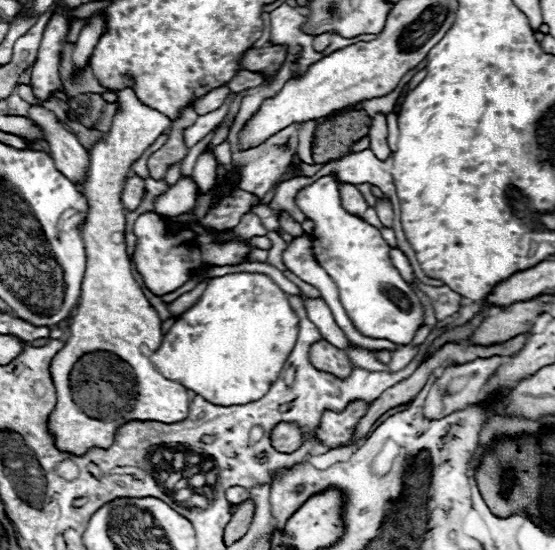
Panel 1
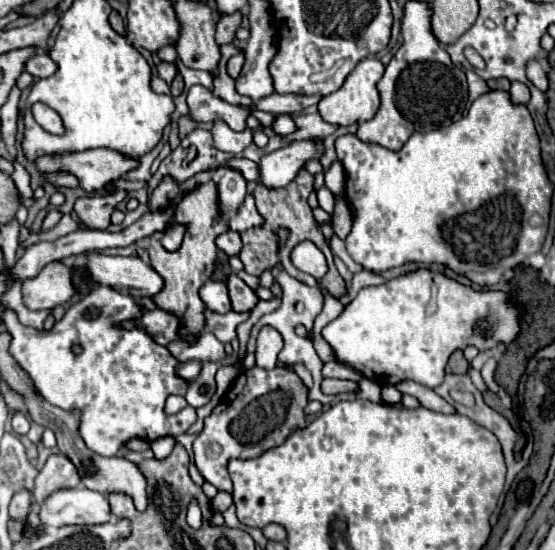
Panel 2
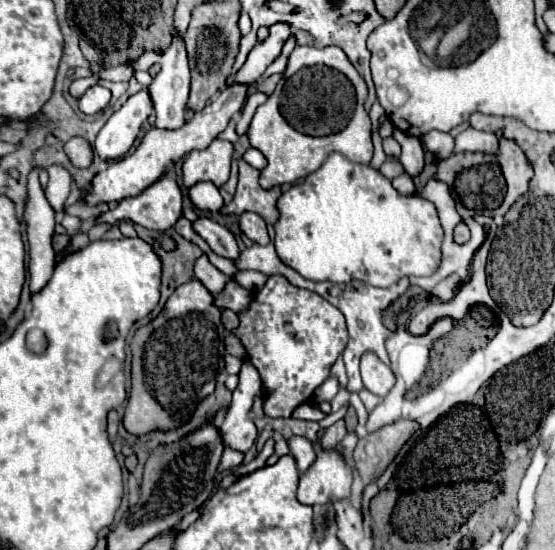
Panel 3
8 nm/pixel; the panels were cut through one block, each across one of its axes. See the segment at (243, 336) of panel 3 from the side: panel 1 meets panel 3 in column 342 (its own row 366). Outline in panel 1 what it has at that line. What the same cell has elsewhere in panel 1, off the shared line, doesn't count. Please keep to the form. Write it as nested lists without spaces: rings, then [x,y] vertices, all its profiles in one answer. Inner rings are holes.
[[[320,340],[320,342],[316,342],[312,346],[310,360],[312,360],[312,364],[318,370],[328,370],[328,372],[332,372],[332,374],[336,374],[340,378],[350,374],[350,360],[348,360],[348,356],[342,350],[338,350],[332,344],[328,344],[326,340]]]

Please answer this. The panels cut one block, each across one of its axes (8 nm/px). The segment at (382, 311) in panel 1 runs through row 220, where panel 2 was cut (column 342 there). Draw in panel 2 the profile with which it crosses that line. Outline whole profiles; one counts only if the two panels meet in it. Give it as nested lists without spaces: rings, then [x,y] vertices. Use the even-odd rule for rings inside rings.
[[[416,270],[382,286],[360,290],[358,298],[352,300],[336,320],[326,324],[320,334],[332,346],[336,362],[358,370],[362,376],[382,386],[394,386],[402,380],[412,380],[426,388],[436,388],[444,380],[444,368],[454,350],[464,350],[466,346],[488,350],[498,342],[510,344],[520,332],[518,314],[518,304],[510,304],[508,294],[504,292],[476,292],[440,272],[434,274],[428,270]]]

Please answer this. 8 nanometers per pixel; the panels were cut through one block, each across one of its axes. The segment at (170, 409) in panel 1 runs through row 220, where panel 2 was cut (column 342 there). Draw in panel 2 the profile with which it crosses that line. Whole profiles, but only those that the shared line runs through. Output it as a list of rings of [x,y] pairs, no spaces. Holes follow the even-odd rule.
[[[368,56],[368,58],[360,60],[358,66],[348,74],[346,82],[336,92],[324,96],[318,102],[320,116],[326,122],[336,124],[336,126],[350,126],[350,124],[360,122],[360,120],[370,120],[378,112],[378,106],[380,106],[380,94],[378,94],[376,82],[382,78],[382,74],[384,74],[384,64],[378,58]]]

